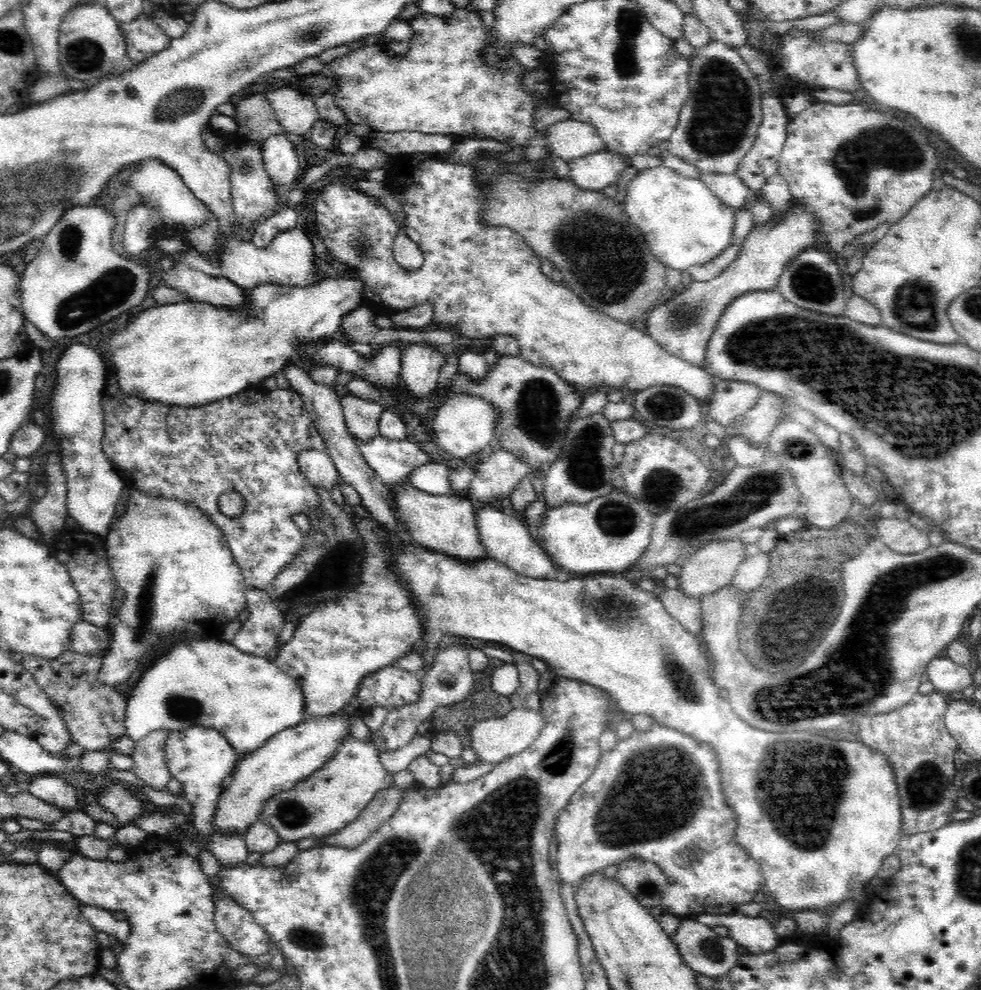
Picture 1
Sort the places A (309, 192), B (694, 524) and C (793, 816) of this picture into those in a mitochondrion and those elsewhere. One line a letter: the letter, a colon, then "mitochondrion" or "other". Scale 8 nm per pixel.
A: other
B: mitochondrion
C: mitochondrion

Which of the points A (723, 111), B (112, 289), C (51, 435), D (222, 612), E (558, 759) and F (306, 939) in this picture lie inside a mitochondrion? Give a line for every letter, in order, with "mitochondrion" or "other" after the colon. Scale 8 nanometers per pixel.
A: mitochondrion
B: mitochondrion
C: other
D: other
E: mitochondrion
F: mitochondrion

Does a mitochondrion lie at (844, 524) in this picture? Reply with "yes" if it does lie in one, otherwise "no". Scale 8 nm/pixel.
no

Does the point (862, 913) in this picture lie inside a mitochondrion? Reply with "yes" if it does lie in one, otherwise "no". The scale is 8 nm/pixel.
no

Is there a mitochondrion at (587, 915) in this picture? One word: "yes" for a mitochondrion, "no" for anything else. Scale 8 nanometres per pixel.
no

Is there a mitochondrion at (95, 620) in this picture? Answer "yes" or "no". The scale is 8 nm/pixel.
no

